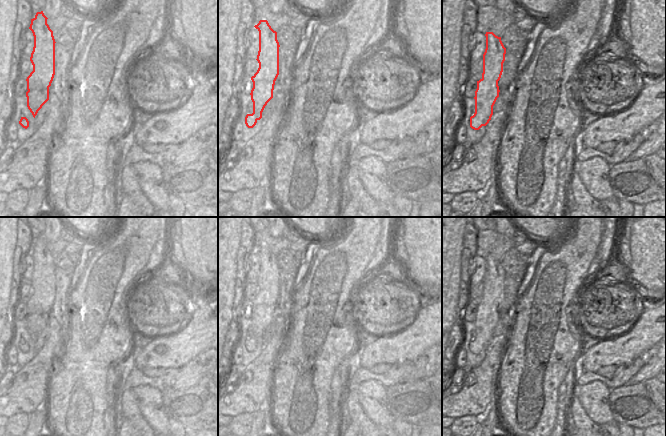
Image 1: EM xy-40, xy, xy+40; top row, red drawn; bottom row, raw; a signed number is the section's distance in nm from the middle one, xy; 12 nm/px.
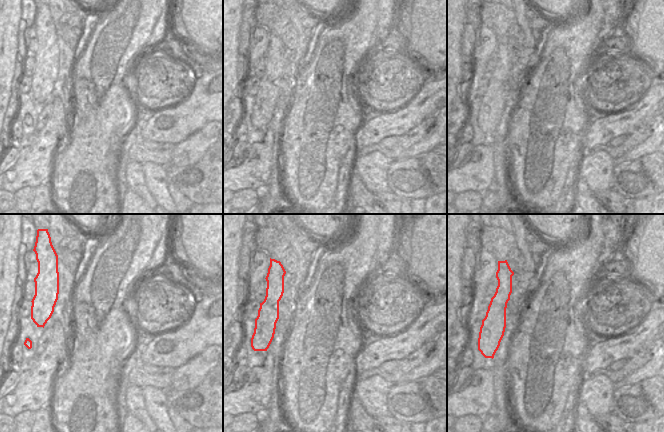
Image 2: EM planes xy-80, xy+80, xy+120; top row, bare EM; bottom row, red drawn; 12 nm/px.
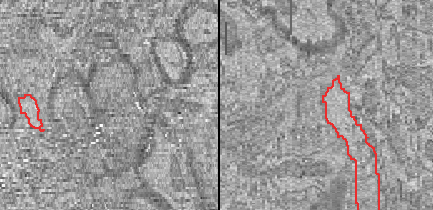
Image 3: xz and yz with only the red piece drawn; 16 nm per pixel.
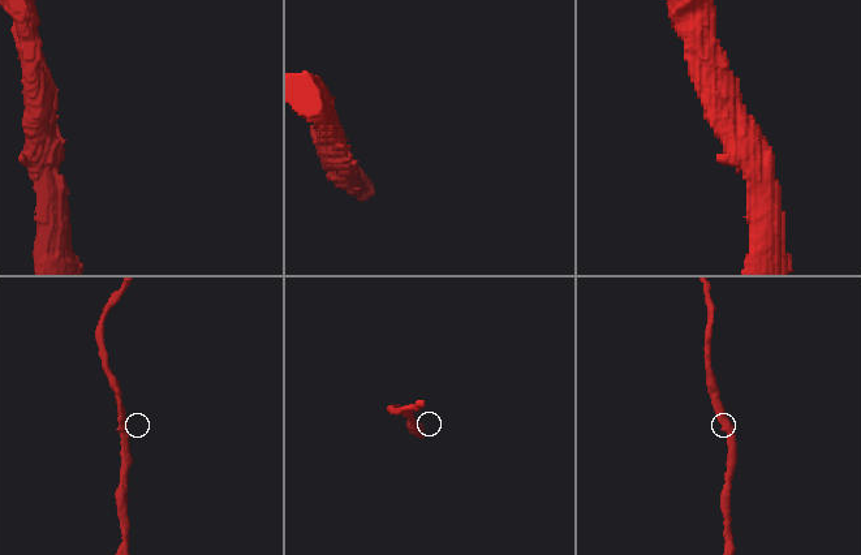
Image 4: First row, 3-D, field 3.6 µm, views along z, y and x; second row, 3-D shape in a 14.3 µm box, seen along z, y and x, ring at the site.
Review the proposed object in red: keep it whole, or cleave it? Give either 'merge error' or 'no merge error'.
no merge error

